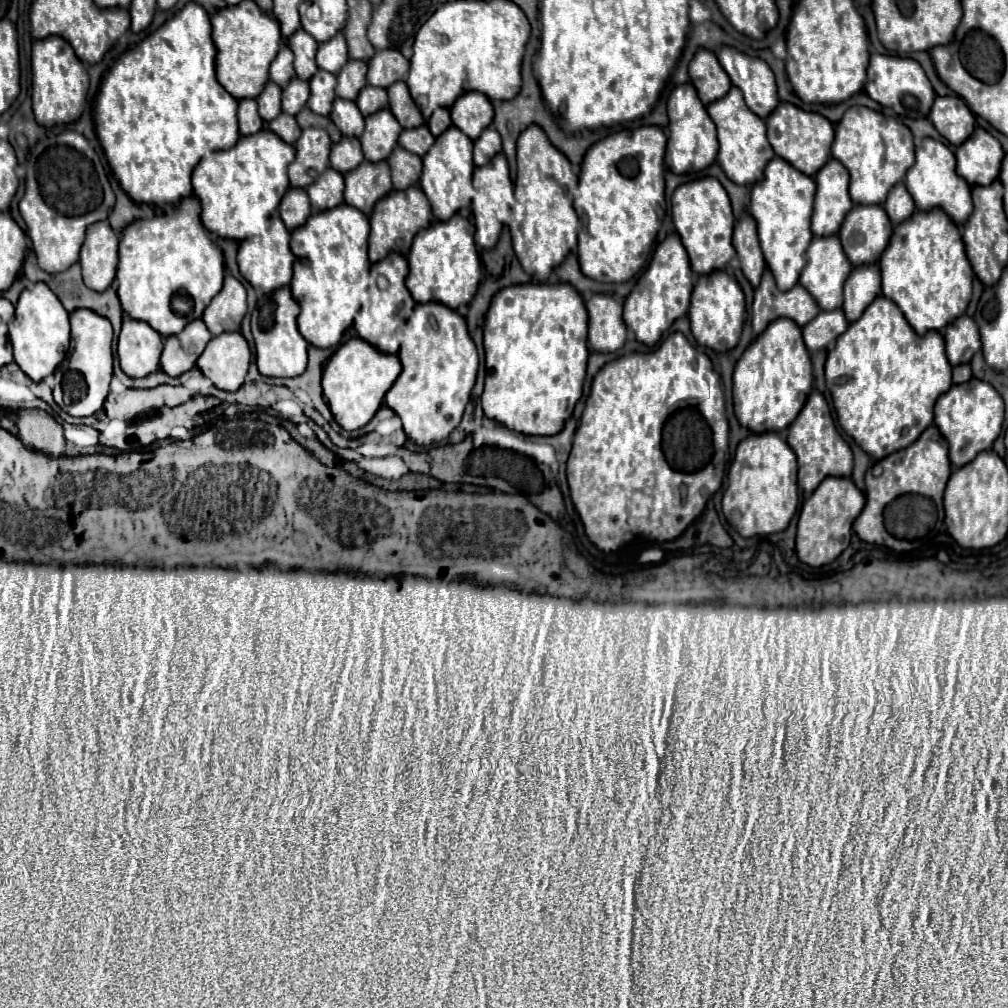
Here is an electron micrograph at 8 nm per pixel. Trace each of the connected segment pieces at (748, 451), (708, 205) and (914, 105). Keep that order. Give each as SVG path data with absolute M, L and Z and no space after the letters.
M776 432L750 434L738 444L736 458L728 472L728 488L722 498L722 512L730 518L732 510L740 510L742 518L734 522L734 528L744 538L774 534L788 528L798 508L798 484L796 484L796 454Z
M700 178L696 182L678 186L672 194L672 218L696 274L710 274L712 270L726 268L730 258L736 254L732 246L734 216L730 198L716 178Z
M872 54L868 66L868 82L866 94L884 108L892 108L902 118L926 118L934 104L934 90L930 80L926 78L922 66L912 58L898 58L898 56L884 56Z

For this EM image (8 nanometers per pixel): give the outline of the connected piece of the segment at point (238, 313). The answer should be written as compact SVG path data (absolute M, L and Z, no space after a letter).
M226 274L224 288L216 294L216 298L212 298L208 310L204 310L202 322L214 336L220 336L224 332L238 332L244 314L246 290L232 274Z

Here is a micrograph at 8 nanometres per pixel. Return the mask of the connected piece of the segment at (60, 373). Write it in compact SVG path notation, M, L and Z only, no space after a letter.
M74 310L70 324L74 348L54 372L54 402L70 416L92 416L102 408L112 378L112 324L92 310Z

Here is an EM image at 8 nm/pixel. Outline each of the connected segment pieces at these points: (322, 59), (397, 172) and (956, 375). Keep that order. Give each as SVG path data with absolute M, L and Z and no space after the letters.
M336 34L334 38L318 46L318 54L316 54L318 68L330 74L338 74L346 62L348 62L348 50L346 50L346 40L342 34Z
M396 146L386 162L392 170L394 190L406 190L406 188L418 184L418 178L422 174L422 158L420 156Z
M960 364L960 366L954 366L952 370L952 382L954 384L964 384L972 378L972 372L970 372L970 366L968 364Z

